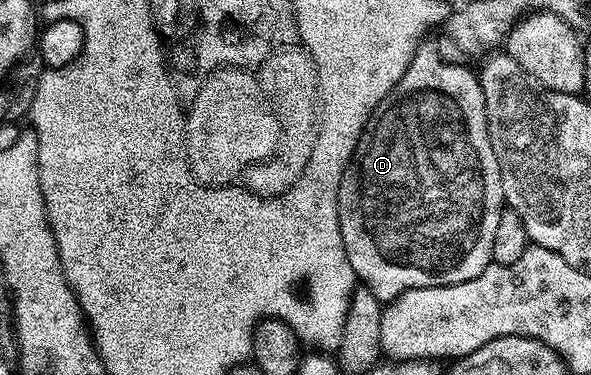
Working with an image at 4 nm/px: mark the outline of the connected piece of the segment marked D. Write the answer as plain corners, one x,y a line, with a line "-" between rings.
429,42
421,43
419,50
414,54
414,58
410,62
410,66
406,70
406,74
402,74
402,78
394,86
394,90
390,90
390,94
384,97
384,101
376,107
374,114
368,120
368,125
364,128
364,133
360,135
358,146
354,150
351,162
348,163
348,169
344,172
342,182
338,186
338,222
342,230
342,242
346,246
346,258
350,258
350,266
354,270
357,281
363,284
363,287
369,288
373,294
382,302
391,302
396,297
404,293
405,288
425,288
426,286
450,286
458,282
466,282
473,280
478,274
482,274
482,270
486,270
486,266
492,263
492,247
494,246
494,233
498,227
498,218
504,213
506,207
504,203
504,195
502,194
502,178
500,177
500,167
498,166
498,158
494,154
494,146
490,146
490,134
486,126
486,110
484,109
484,95
482,94
482,86
480,85
480,77
475,71
472,72
468,68
463,68
460,64
447,64
444,56

